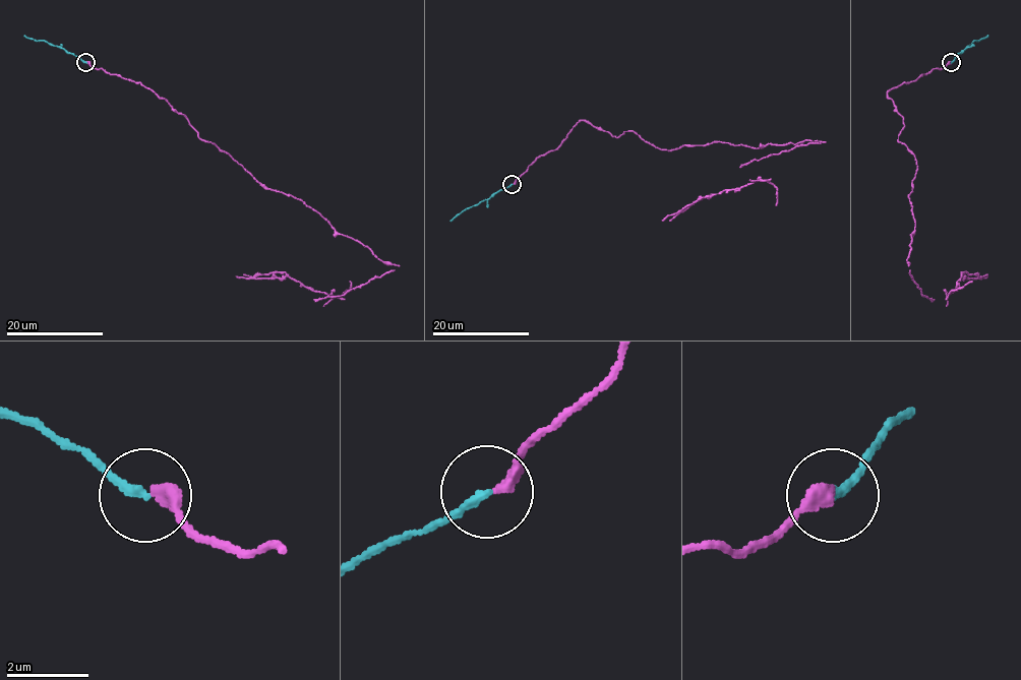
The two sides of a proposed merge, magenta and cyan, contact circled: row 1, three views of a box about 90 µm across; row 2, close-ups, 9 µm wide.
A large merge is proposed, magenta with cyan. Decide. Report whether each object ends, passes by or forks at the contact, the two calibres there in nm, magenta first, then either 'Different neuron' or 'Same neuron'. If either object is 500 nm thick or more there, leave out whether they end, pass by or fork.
At the ring magenta ends. At the ring cyan ends. Thickness 340 nm (magenta) against 200 nm. Different neuron

